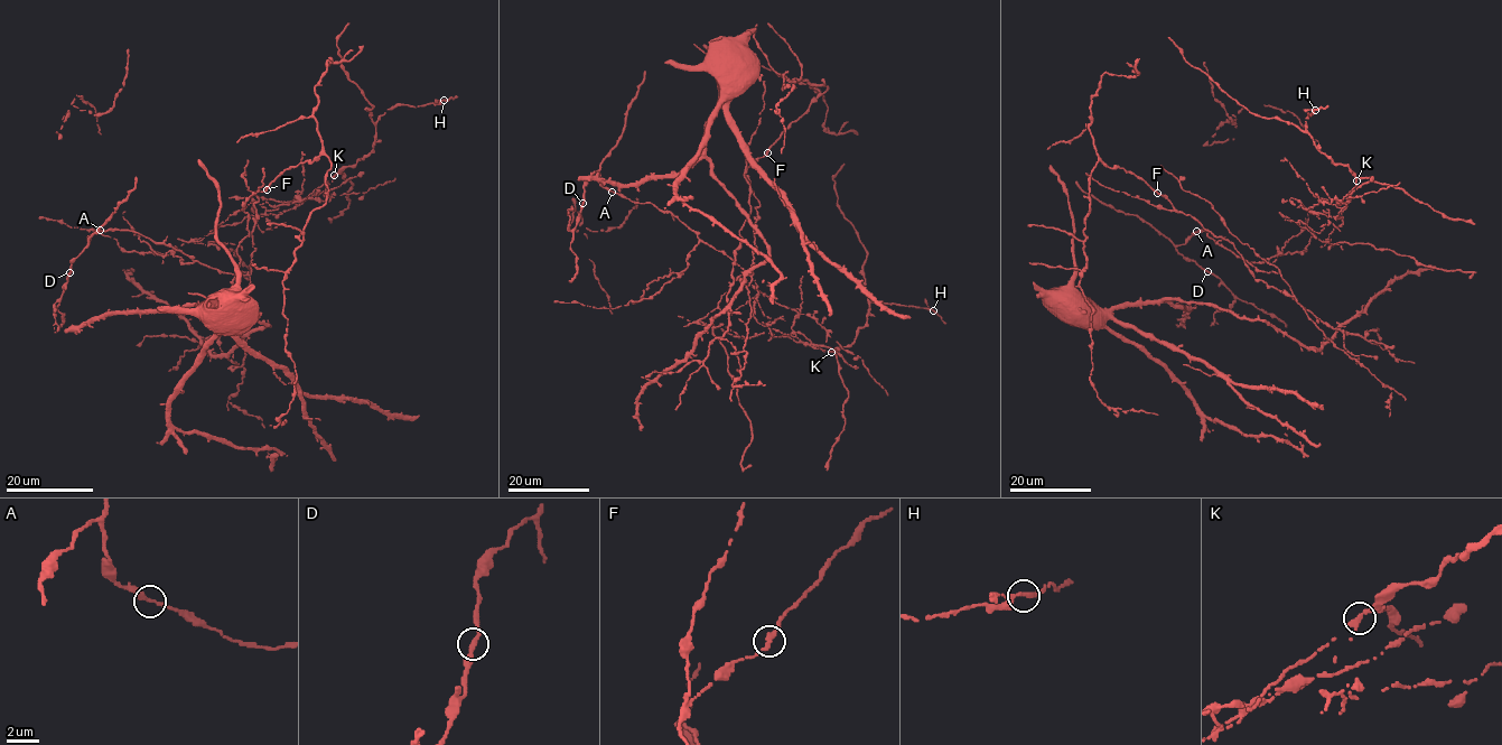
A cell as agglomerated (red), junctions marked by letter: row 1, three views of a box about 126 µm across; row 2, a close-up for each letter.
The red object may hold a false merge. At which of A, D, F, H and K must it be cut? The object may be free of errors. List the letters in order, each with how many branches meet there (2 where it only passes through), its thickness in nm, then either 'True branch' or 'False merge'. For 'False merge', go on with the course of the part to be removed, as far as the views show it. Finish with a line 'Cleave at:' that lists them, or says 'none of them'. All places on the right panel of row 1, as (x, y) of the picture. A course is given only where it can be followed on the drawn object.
A: Branches: 2. Thickness 280 nm. True branch
D: Branches: 2. Thickness 280 nm. True branch
F: Branches: 2. Thickness 280 nm. True branch
H: Branches: 2. Thickness 260 nm. True branch
K: Branches: 2. Thickness 260 nm. False merge. Course of the part to remove: (1356, 180), (1334, 217), (1343, 224), (1334, 227), (1328, 243), (1371, 243), (1425, 266), (1473, 273), (1470, 277)
Cleave at: K

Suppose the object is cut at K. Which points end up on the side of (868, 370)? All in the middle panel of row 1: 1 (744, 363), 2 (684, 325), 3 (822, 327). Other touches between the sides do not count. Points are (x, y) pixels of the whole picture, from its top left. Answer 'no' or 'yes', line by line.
1: no
2: yes
3: yes

